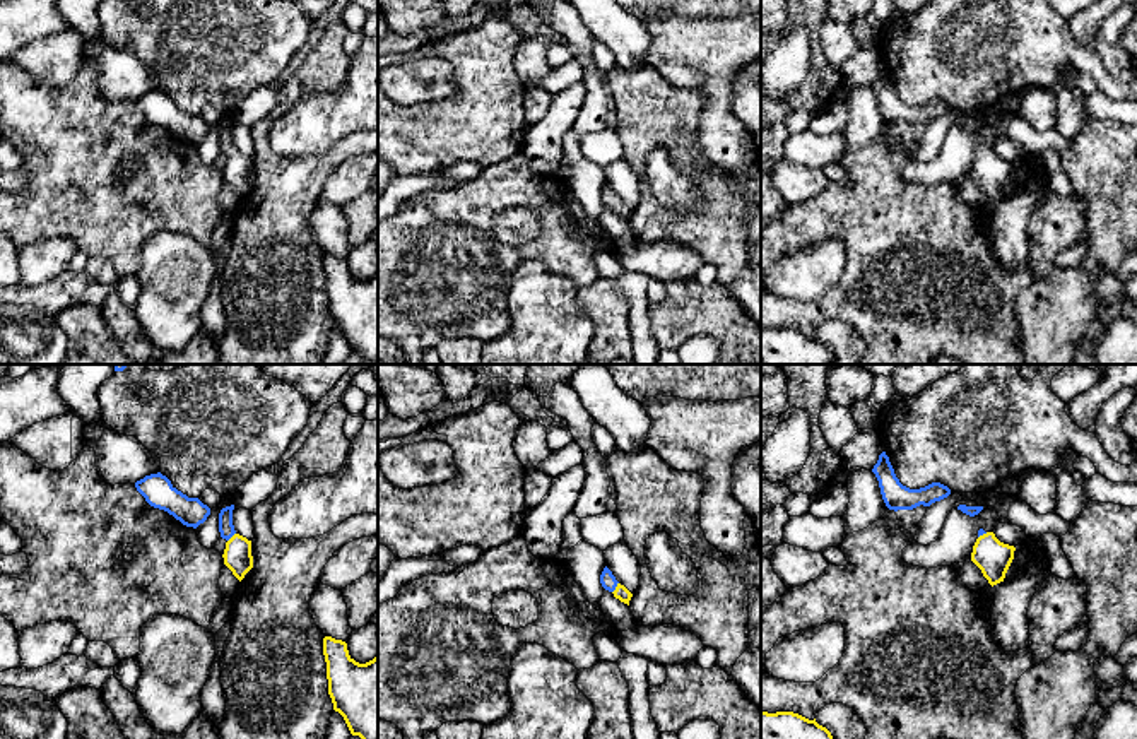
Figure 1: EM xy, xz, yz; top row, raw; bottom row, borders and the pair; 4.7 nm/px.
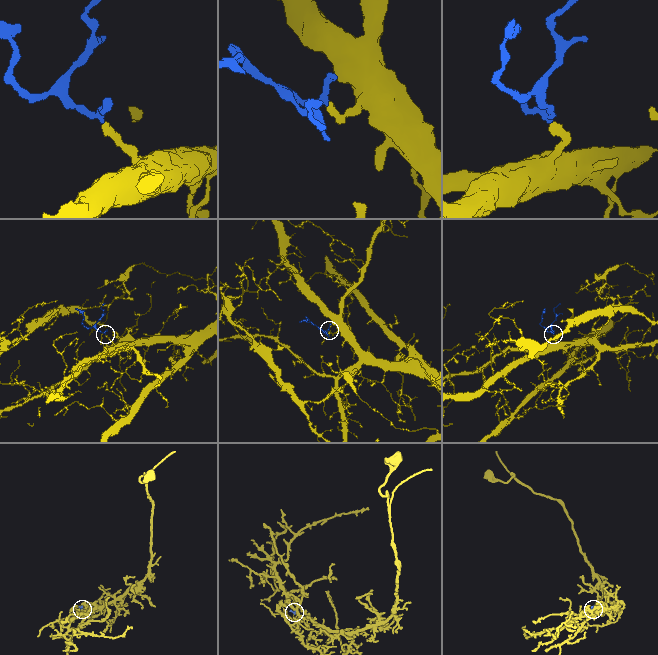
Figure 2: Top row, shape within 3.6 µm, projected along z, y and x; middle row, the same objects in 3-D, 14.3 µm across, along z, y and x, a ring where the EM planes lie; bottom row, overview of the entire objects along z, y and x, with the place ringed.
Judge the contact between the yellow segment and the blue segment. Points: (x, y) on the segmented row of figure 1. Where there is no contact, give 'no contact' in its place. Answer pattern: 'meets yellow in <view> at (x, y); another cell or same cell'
meets yellow in xz at (616, 587); same cell

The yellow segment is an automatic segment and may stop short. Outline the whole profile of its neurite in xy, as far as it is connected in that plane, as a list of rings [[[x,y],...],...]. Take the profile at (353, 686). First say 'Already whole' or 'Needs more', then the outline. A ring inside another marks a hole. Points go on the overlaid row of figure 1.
Already whole. [[[332,636],[323,638],[323,655],[333,710],[344,717],[352,736],[378,739],[378,655],[359,664],[349,655],[347,643]]]

